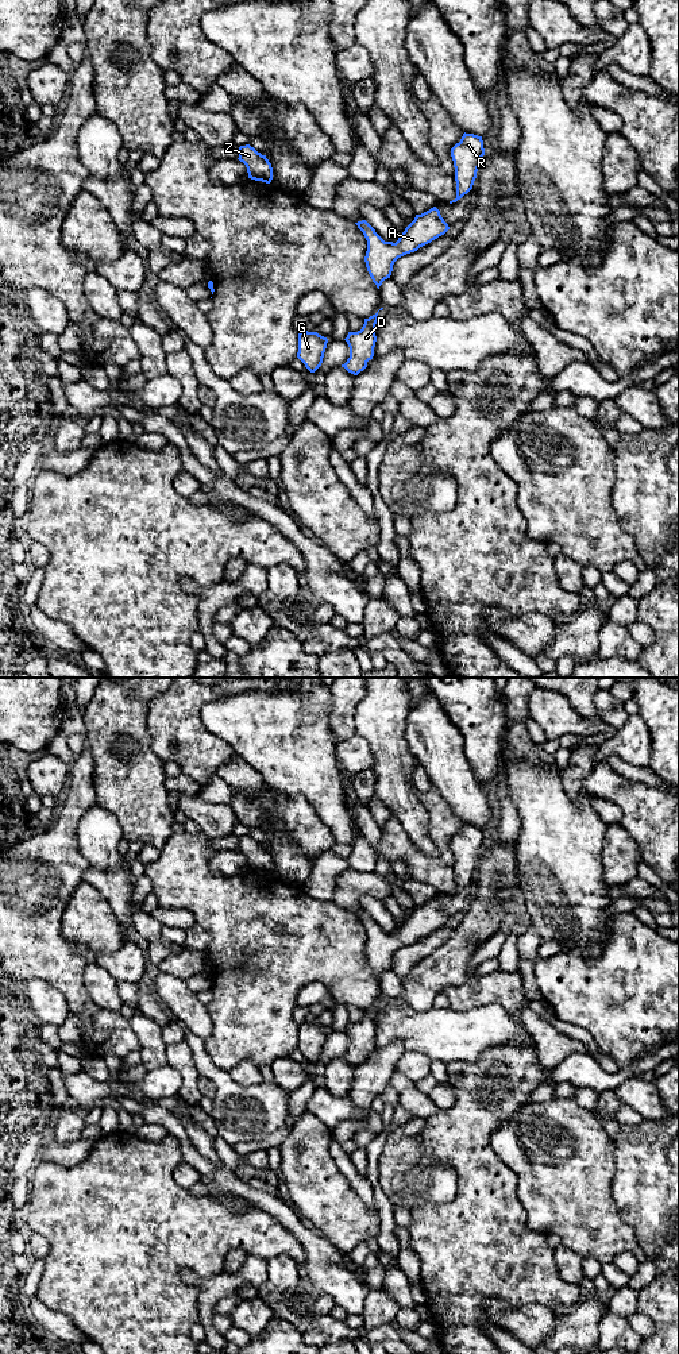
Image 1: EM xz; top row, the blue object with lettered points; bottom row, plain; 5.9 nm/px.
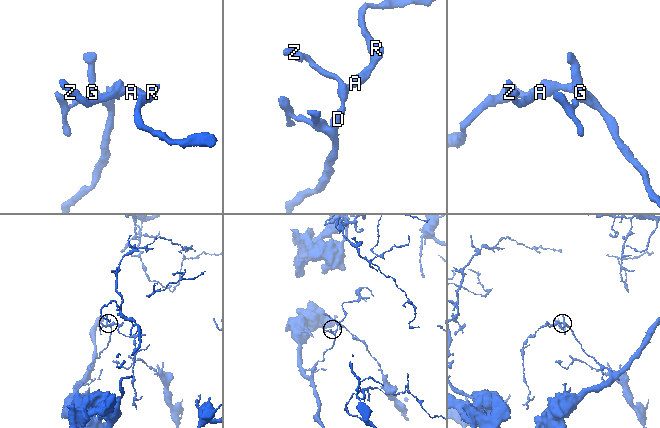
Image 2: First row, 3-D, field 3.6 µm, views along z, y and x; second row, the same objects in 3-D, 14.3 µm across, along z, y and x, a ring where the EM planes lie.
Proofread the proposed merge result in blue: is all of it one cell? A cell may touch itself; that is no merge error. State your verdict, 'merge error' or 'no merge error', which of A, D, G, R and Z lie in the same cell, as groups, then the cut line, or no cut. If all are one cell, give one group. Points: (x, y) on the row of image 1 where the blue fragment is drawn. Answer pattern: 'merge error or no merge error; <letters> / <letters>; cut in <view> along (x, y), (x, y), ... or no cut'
no merge error; A D G R Z; no cut

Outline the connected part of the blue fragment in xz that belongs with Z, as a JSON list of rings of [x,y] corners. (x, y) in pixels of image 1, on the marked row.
[[[250,144],[239,147],[239,158],[247,167],[248,178],[270,184],[273,180],[273,167],[266,155],[258,153]]]

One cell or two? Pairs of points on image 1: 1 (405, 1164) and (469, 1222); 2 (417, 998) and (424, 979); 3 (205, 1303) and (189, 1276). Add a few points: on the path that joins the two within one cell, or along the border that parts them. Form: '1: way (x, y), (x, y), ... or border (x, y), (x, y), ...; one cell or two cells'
1: border (456, 1172), (456, 1192), (450, 1202), (416, 1207); two cells
2: way (419, 994), (423, 983); one cell
3: way (205, 1296), (205, 1289), (196, 1280); one cell

